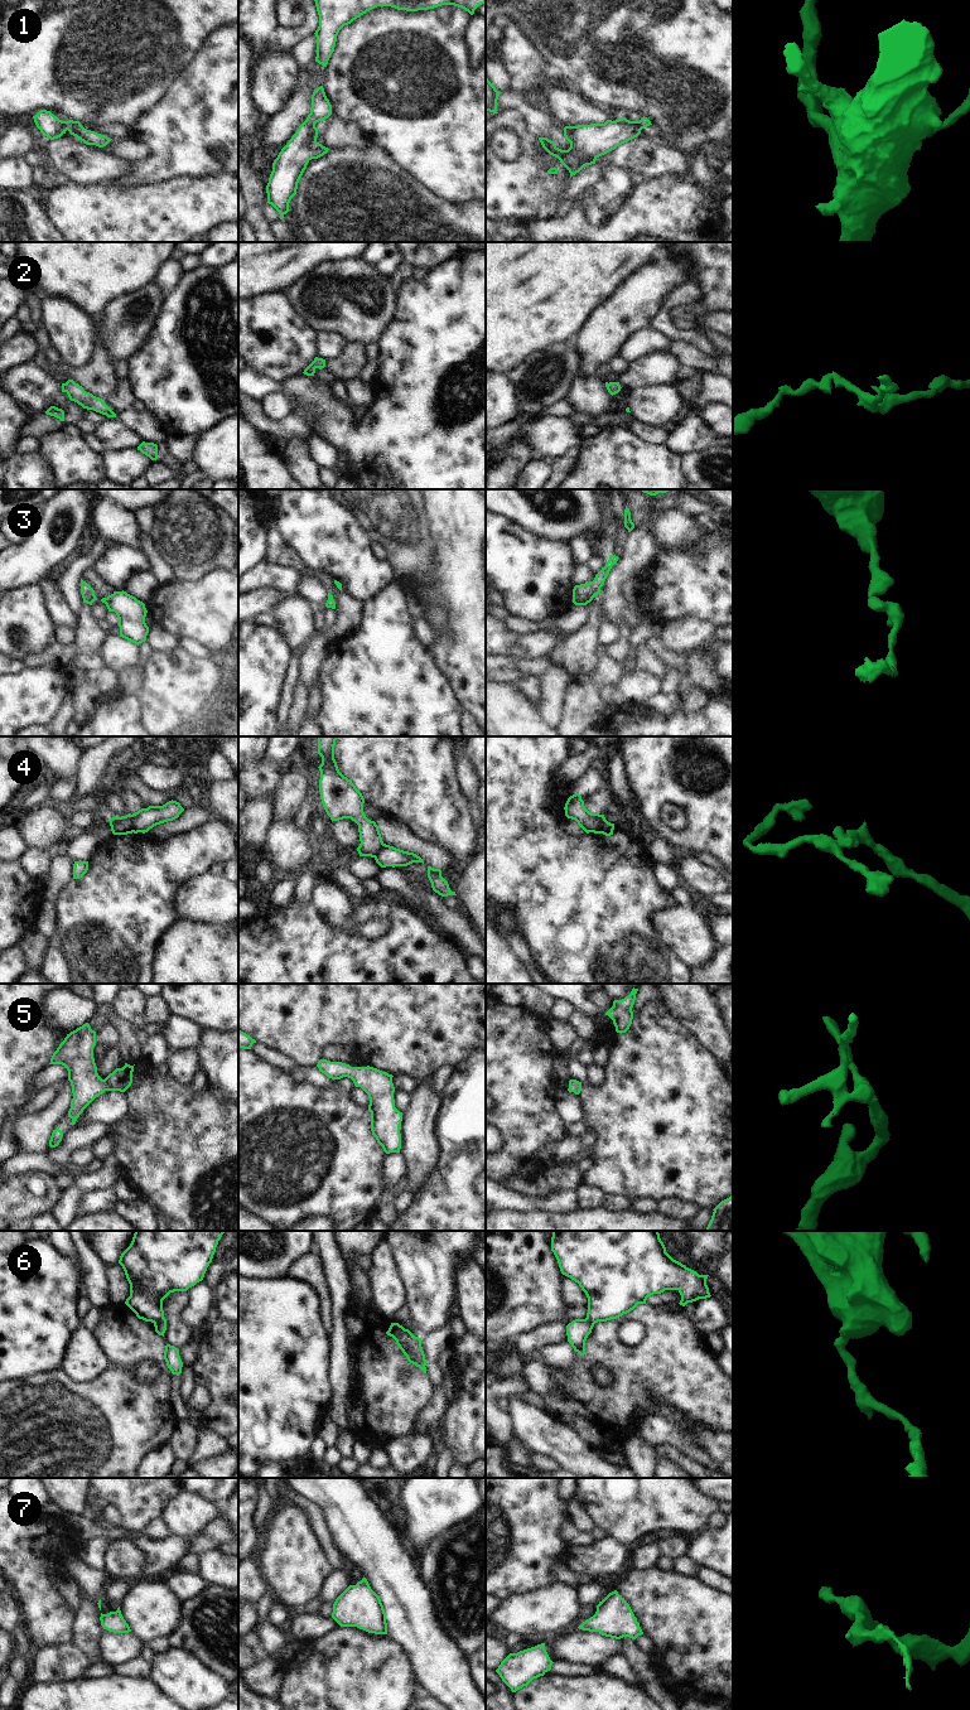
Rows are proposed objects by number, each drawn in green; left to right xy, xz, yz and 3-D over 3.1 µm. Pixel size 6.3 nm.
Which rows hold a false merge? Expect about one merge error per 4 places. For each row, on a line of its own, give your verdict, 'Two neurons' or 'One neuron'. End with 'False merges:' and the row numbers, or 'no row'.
1: One neuron
2: One neuron
3: One neuron
4: Two neurons
5: One neuron
6: Two neurons
7: One neuron
False merges: 4, 6.

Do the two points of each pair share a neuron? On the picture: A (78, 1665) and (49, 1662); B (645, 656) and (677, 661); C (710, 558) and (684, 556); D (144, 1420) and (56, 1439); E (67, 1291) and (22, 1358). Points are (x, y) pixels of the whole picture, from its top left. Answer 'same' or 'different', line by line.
A: same
B: different
C: same
D: same
E: same

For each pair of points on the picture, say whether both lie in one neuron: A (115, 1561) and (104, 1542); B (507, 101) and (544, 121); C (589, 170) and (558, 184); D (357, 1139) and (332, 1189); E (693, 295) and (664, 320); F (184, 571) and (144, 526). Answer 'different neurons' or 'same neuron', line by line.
A: different neurons
B: same neuron
C: different neurons
D: same neuron
E: different neurons
F: different neurons

